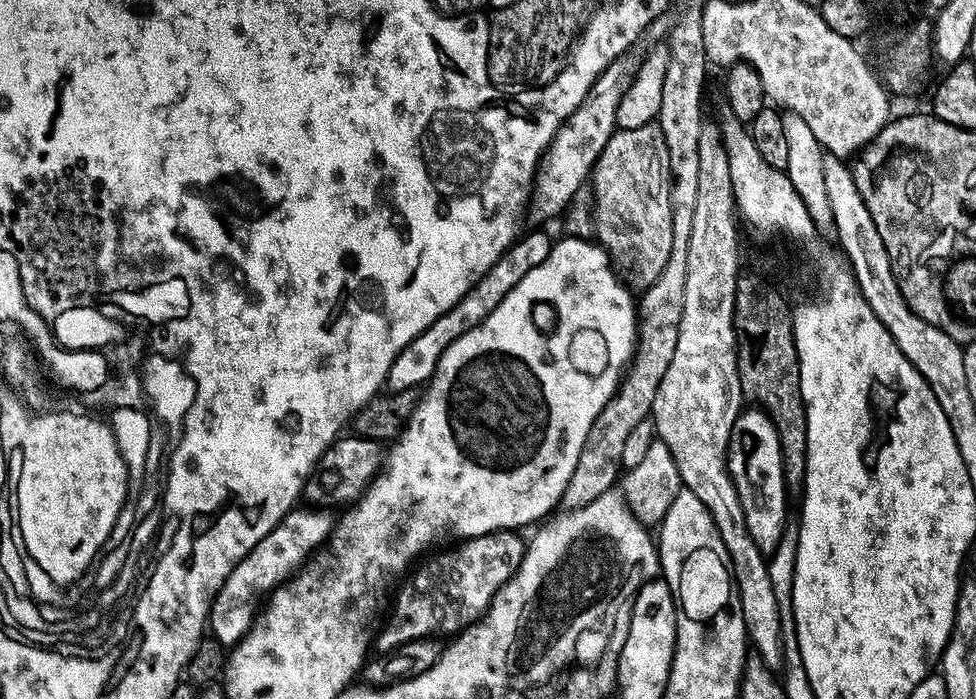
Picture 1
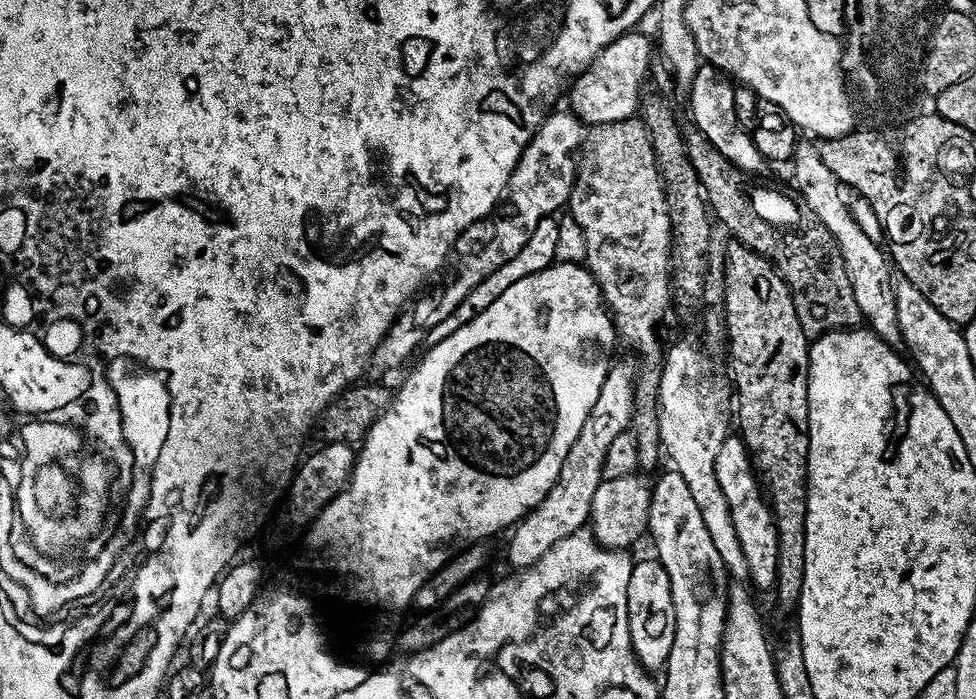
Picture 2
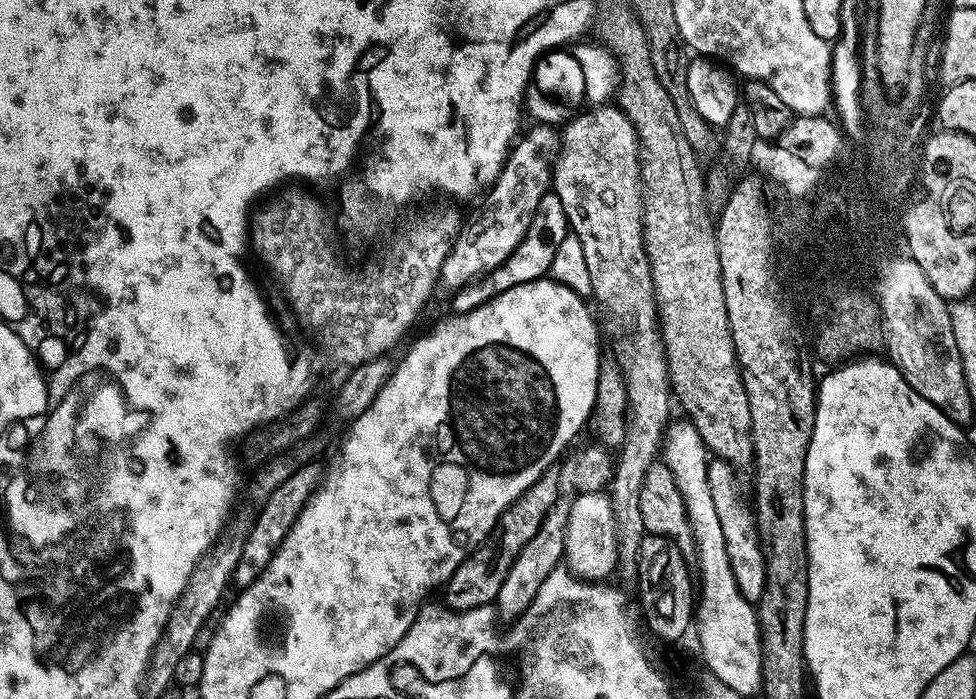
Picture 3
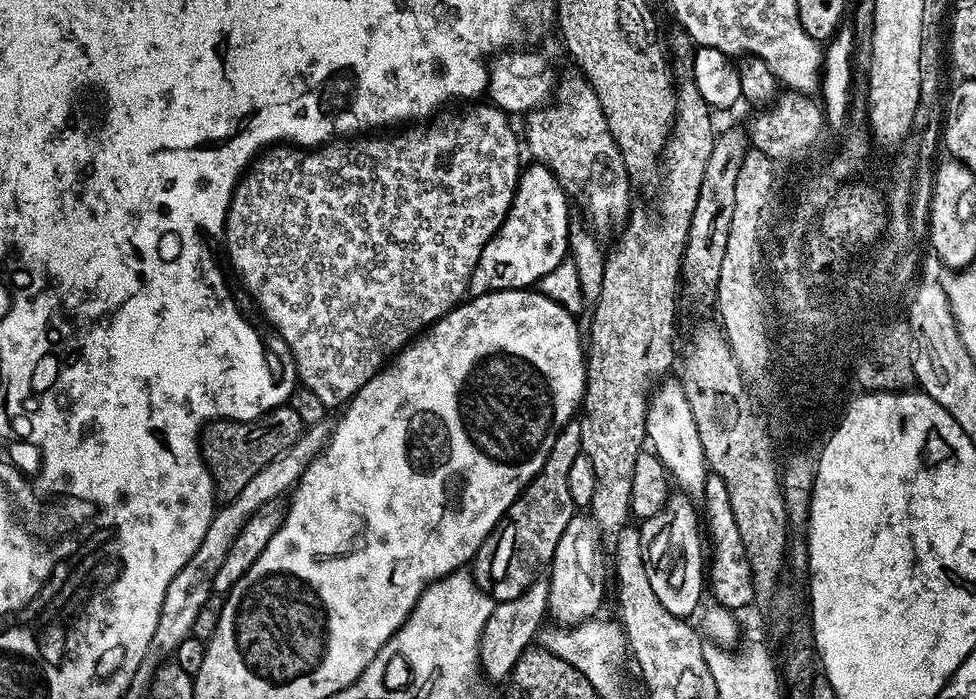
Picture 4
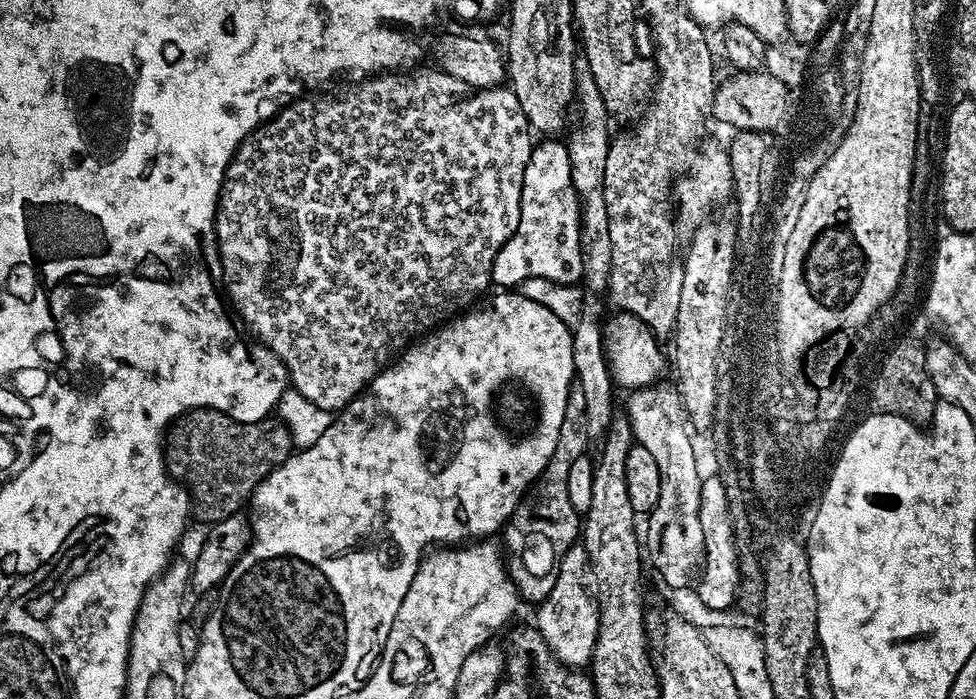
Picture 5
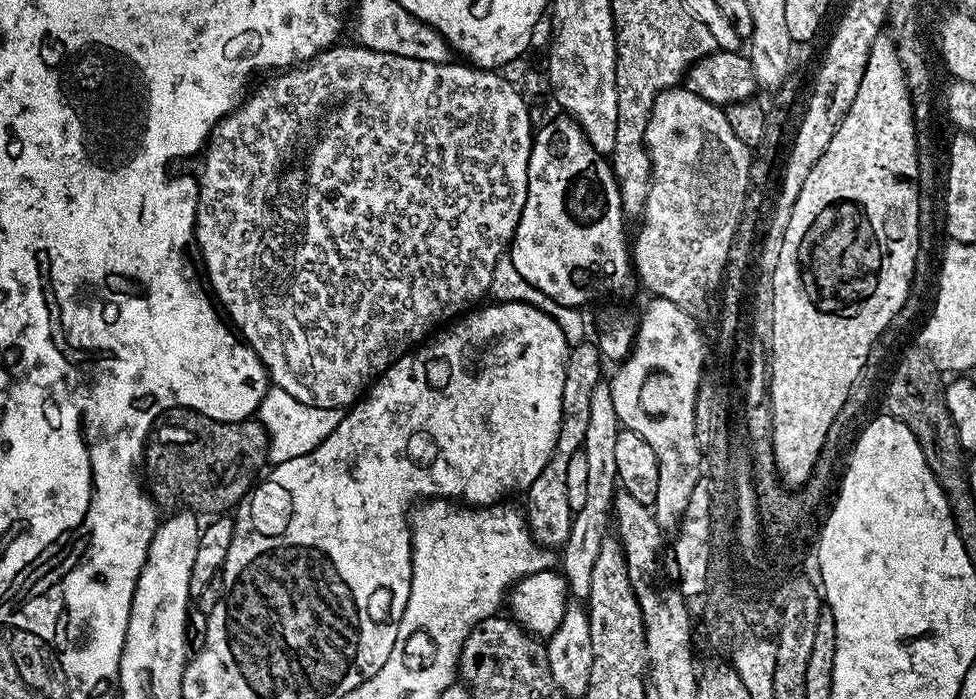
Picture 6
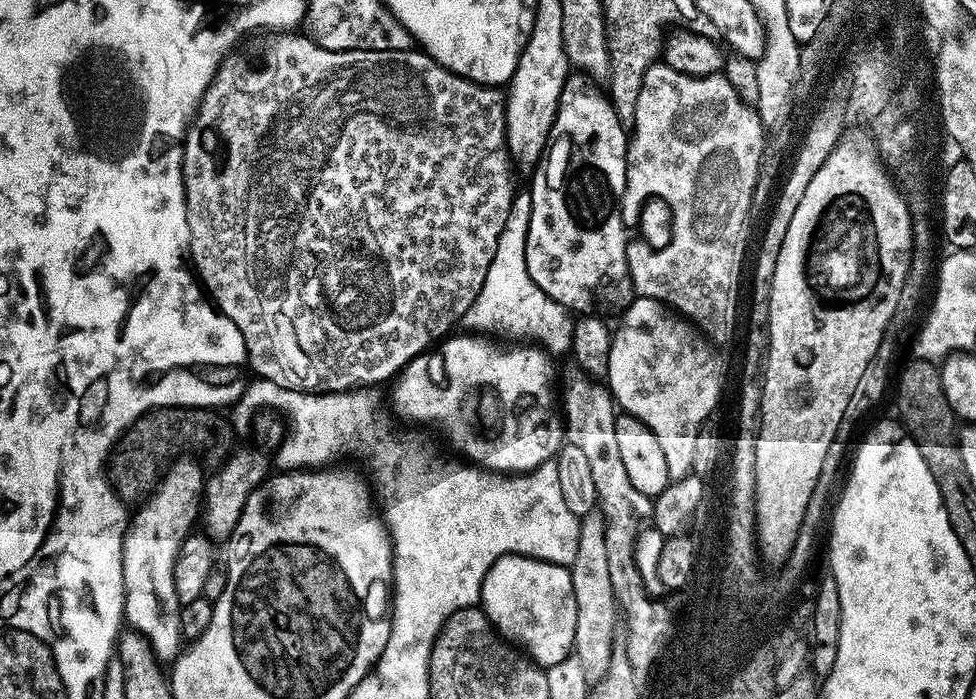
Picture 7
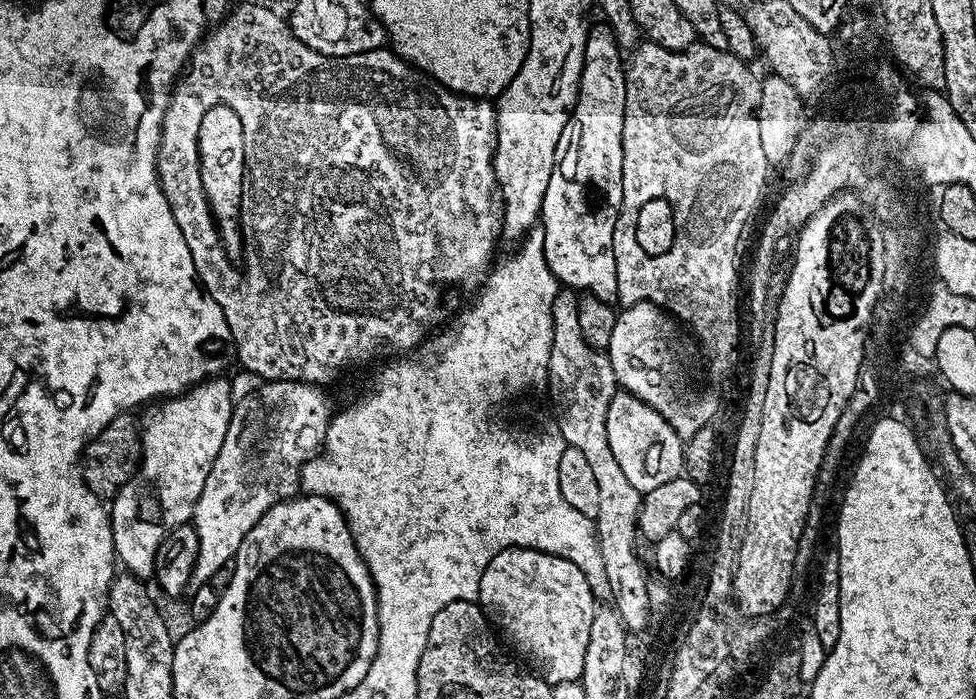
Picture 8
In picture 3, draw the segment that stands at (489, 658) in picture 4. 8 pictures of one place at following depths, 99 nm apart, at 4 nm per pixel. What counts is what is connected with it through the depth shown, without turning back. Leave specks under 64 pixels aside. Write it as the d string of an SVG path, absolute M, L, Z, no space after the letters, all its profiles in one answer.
M564 500L554 505L550 514L543 520L542 526L539 527L538 534L522 548L521 554L515 559L514 566L510 568L510 573L506 576L506 581L494 601L497 615L502 622L504 620L510 624L518 620L533 602L542 582L561 565L570 509L569 503Z

